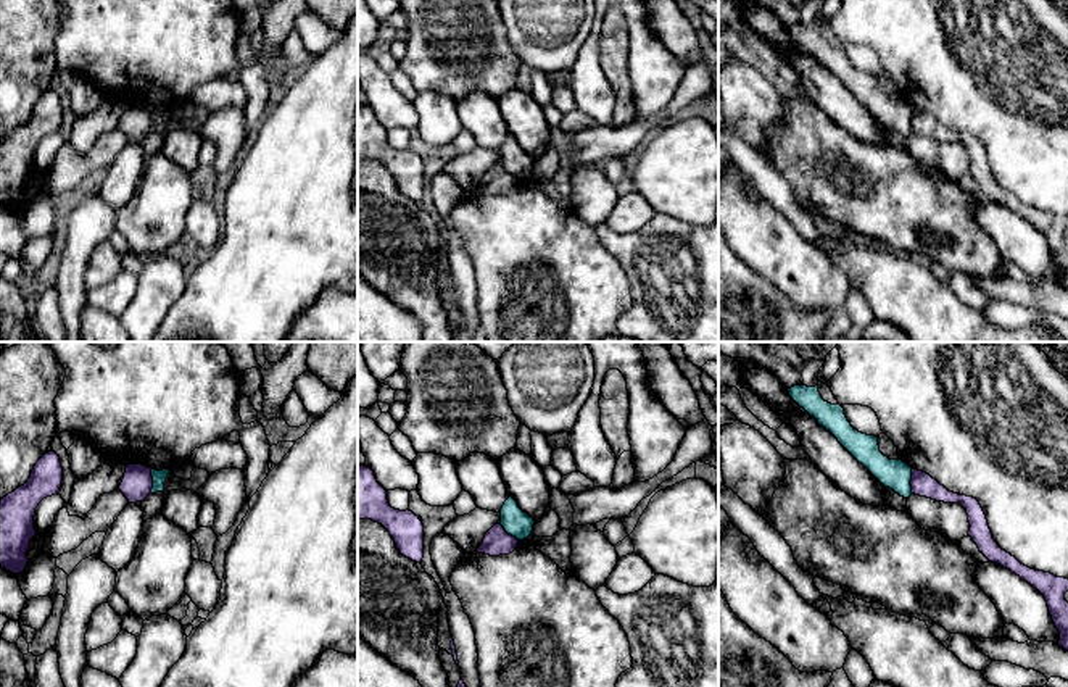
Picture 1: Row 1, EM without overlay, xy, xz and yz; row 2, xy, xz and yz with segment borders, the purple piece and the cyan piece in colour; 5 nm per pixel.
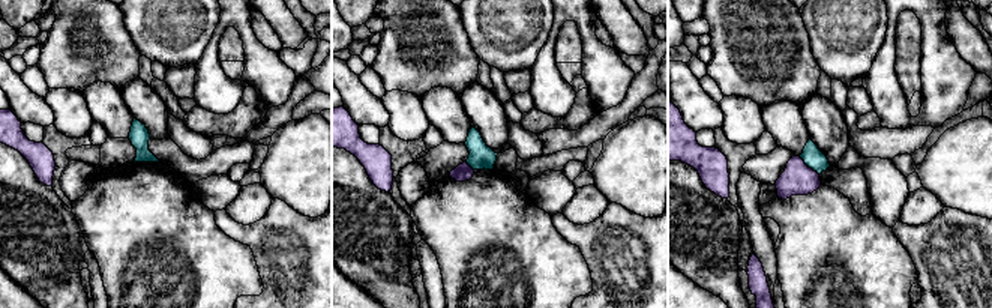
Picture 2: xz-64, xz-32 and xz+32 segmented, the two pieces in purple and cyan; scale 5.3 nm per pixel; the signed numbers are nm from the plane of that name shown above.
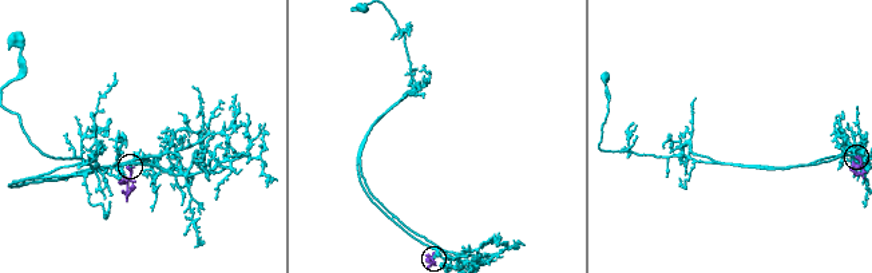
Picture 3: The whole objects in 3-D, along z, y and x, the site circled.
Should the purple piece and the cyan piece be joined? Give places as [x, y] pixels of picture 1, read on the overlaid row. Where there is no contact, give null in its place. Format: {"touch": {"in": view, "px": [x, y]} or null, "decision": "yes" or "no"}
{"touch": {"in": "xy", "px": [152, 481]}, "decision": "no"}

